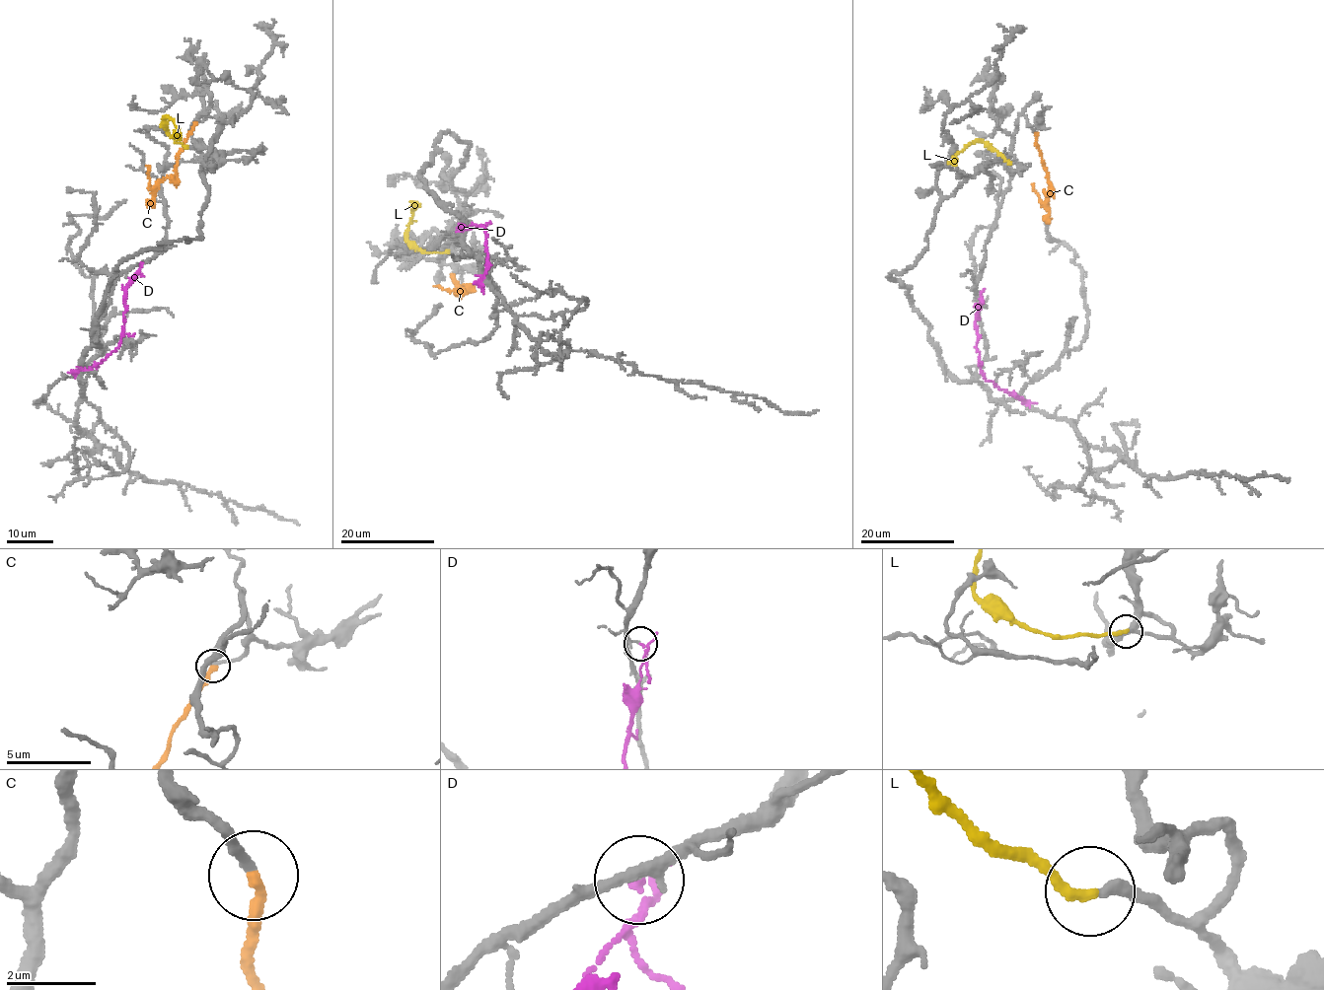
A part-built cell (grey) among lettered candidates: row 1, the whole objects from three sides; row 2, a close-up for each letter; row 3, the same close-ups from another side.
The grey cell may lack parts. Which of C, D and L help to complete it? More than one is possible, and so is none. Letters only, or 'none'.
C, L

